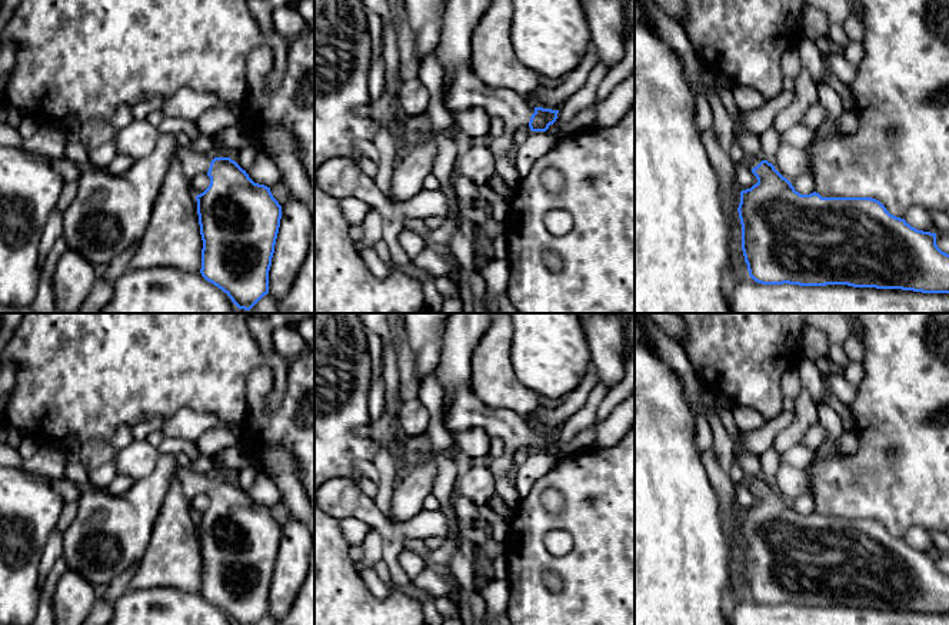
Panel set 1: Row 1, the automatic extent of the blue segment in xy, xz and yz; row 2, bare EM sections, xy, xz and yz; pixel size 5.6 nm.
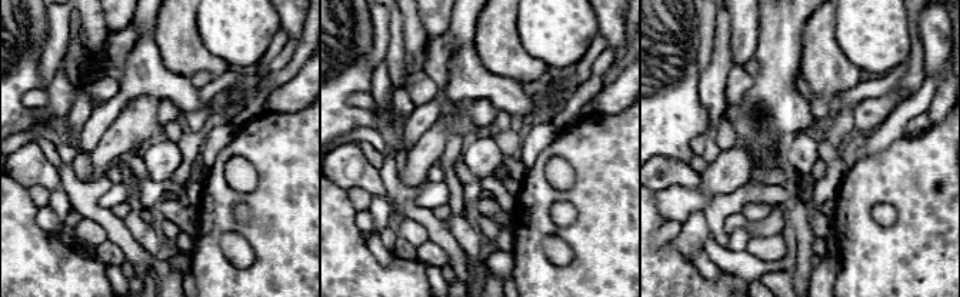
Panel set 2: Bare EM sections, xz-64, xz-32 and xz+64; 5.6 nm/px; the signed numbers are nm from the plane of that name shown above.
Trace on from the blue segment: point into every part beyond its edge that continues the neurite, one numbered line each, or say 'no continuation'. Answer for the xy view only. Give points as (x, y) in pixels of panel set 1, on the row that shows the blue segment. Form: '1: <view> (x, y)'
1: xy (192, 163)

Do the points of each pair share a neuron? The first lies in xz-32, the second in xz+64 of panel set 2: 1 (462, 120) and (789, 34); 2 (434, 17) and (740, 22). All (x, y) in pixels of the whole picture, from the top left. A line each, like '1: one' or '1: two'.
1: two
2: one

